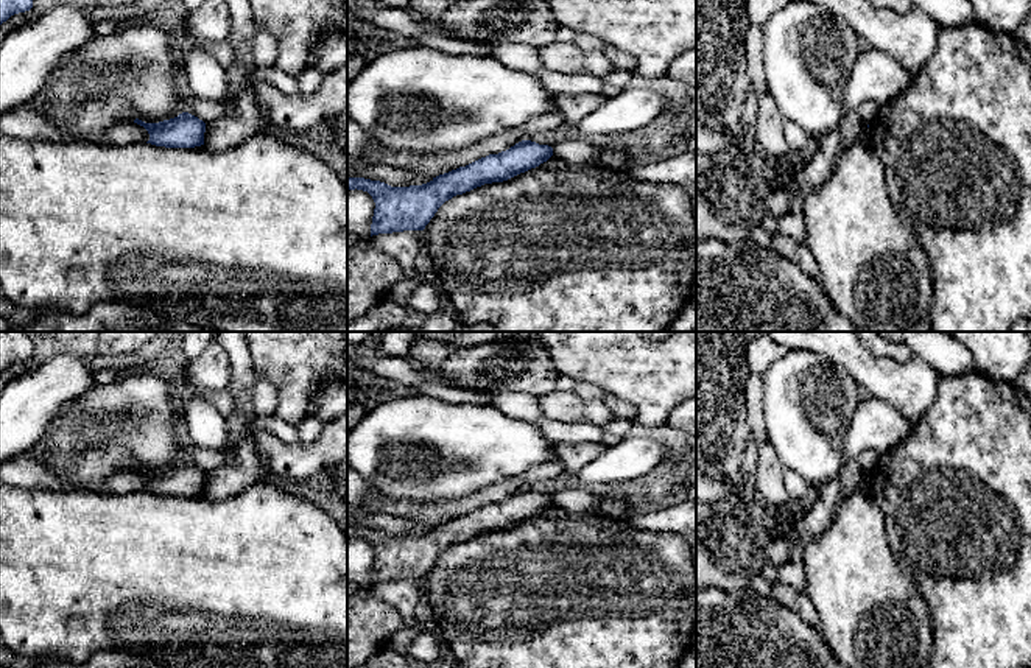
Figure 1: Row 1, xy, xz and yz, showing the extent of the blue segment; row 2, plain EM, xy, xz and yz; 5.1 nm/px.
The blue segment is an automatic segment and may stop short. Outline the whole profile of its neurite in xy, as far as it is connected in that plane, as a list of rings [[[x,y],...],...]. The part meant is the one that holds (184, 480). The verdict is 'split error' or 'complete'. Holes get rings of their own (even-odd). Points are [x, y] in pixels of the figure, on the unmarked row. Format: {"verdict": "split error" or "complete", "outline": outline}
{"verdict": "complete", "outline": [[[188,461],[159,472],[145,472],[139,467],[134,472],[148,480],[150,489],[146,492],[156,495],[195,497],[204,494],[206,472]]]}

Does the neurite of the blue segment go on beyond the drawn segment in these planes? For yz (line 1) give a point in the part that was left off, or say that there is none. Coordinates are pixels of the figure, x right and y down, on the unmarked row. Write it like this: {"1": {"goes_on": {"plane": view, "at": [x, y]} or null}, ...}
{"1": {"goes_on": null}}

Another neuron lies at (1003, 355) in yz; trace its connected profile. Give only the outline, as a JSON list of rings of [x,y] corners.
[[[948,332],[973,355],[976,371],[1014,383],[1031,361],[1029,332]]]

